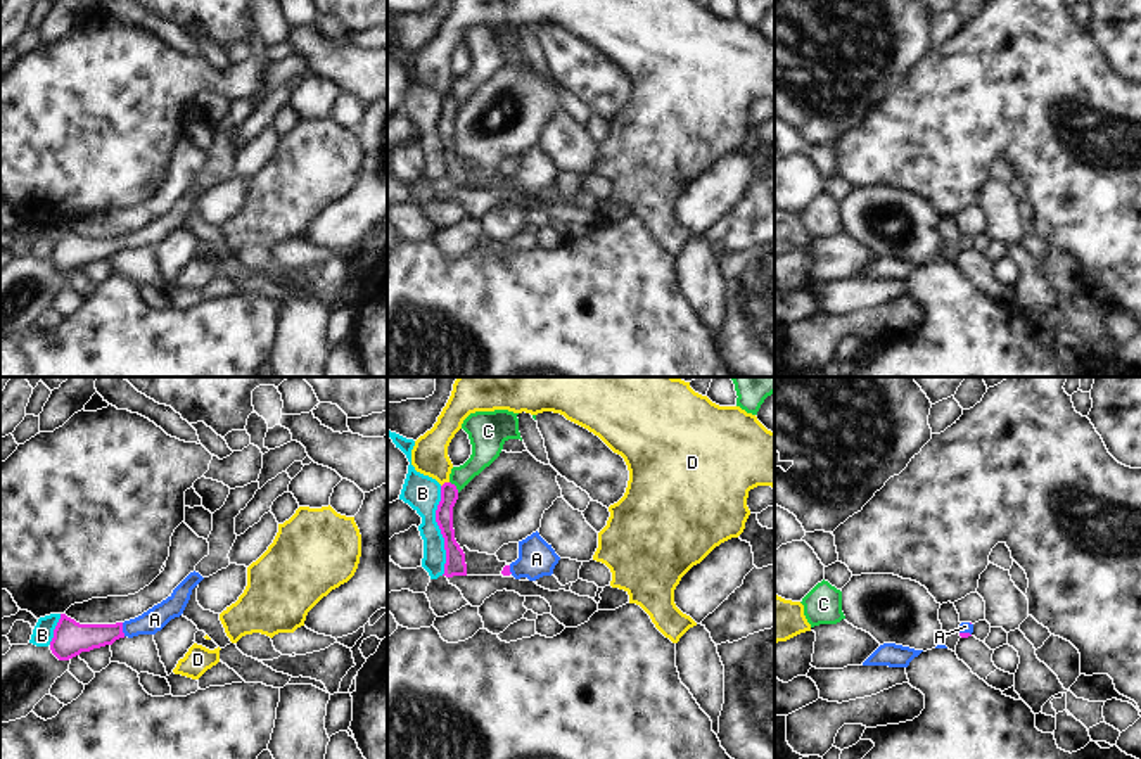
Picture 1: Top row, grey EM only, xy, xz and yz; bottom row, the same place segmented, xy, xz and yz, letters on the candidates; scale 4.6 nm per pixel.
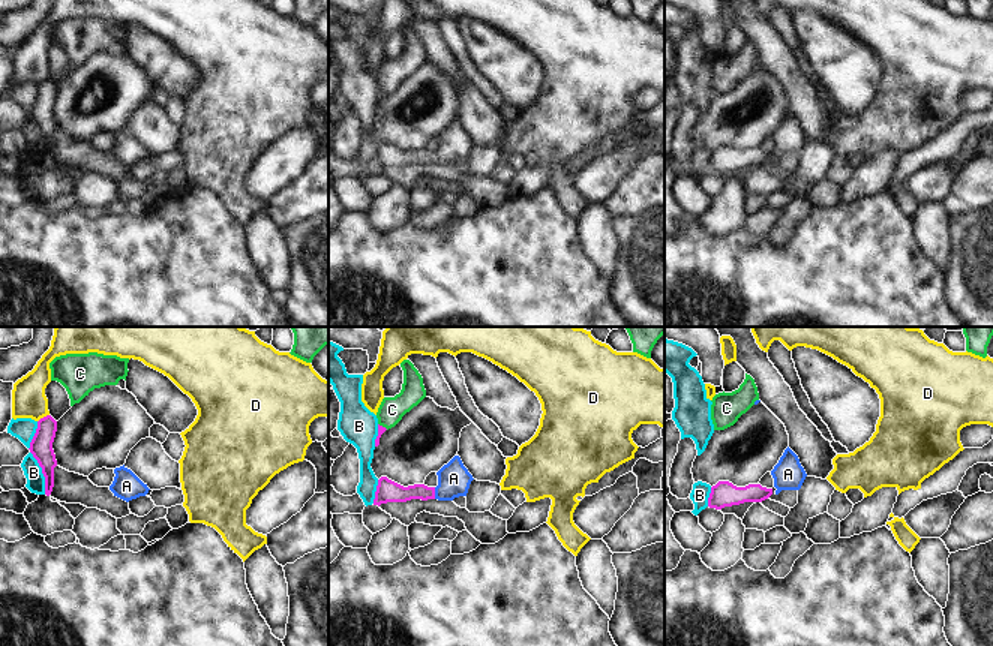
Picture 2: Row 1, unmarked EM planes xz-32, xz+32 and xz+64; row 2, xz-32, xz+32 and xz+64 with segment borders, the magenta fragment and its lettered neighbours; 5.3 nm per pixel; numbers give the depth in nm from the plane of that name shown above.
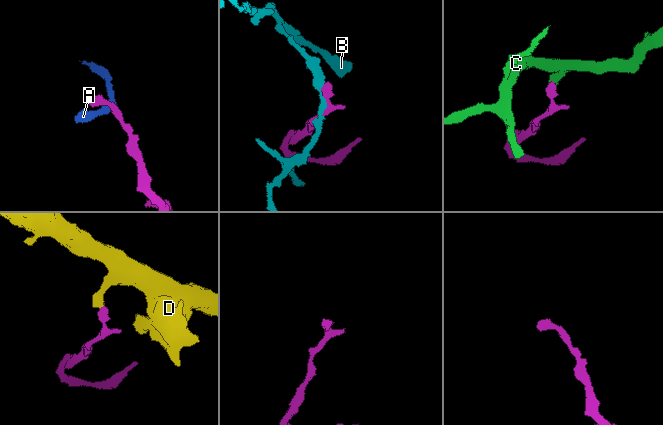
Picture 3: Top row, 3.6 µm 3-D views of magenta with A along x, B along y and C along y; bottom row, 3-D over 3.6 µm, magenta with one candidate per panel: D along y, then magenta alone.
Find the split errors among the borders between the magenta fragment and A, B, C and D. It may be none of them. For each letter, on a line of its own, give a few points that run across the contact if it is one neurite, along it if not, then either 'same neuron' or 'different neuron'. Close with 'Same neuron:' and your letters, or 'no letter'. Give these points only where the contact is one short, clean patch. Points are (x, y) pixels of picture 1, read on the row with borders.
A: line xy (70, 638), (121, 630), (154, 619); same neuron
B: different neuron
C: line xz (450, 481), (458, 491); different neuron
D: line xz (448, 481), (441, 486); different neuron
Same neuron: A

